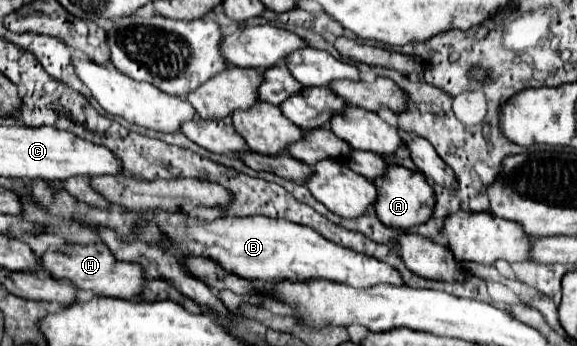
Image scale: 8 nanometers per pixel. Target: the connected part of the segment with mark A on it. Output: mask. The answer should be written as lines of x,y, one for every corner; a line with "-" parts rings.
388,165
388,171
382,179
376,179
374,185
378,187
378,203
376,213
378,219
392,229
410,229
414,225
422,225
430,219
436,205
436,195
428,179
420,171
410,171
398,165

